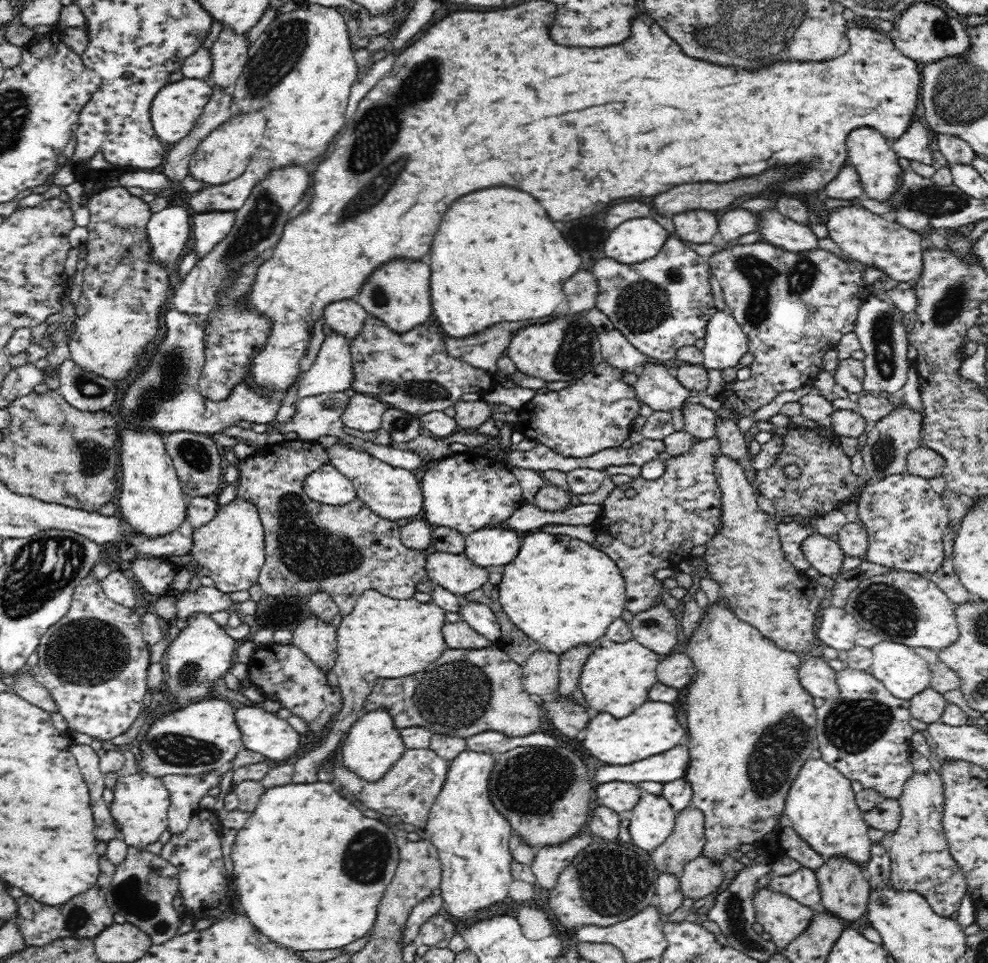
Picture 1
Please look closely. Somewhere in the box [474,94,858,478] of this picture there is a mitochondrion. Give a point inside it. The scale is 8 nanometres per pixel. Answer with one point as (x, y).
(801, 274)

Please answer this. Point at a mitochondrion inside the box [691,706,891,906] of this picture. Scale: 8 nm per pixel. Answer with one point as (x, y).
(772, 760)

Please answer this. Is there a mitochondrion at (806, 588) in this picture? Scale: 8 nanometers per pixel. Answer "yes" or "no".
no

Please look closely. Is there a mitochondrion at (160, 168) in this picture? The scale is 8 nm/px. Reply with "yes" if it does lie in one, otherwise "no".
no

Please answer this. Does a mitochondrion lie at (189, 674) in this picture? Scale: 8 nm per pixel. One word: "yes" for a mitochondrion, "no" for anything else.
yes

